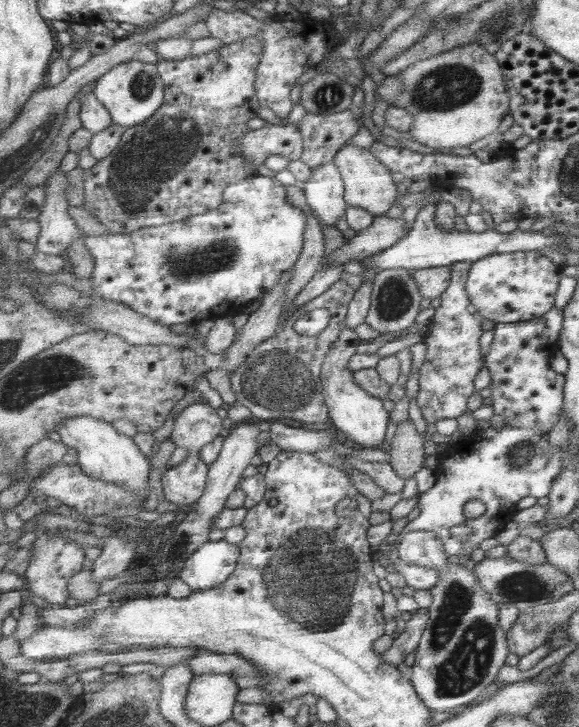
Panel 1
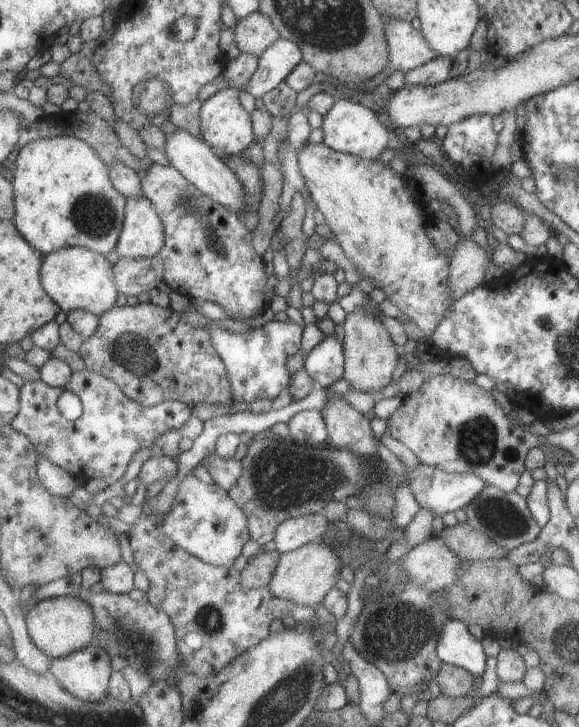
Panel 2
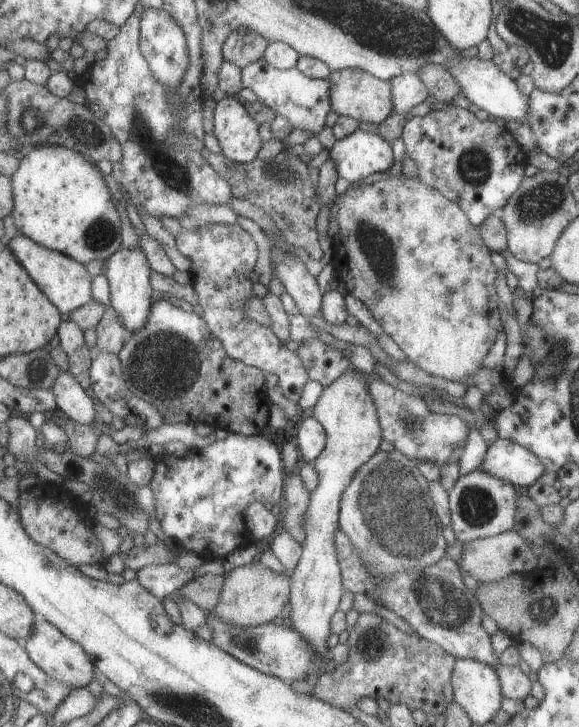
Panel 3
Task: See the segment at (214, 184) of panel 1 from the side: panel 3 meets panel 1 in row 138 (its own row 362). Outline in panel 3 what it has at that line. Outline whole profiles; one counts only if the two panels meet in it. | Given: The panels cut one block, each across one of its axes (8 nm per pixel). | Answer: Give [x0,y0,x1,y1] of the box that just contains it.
[118,301,272,436]

